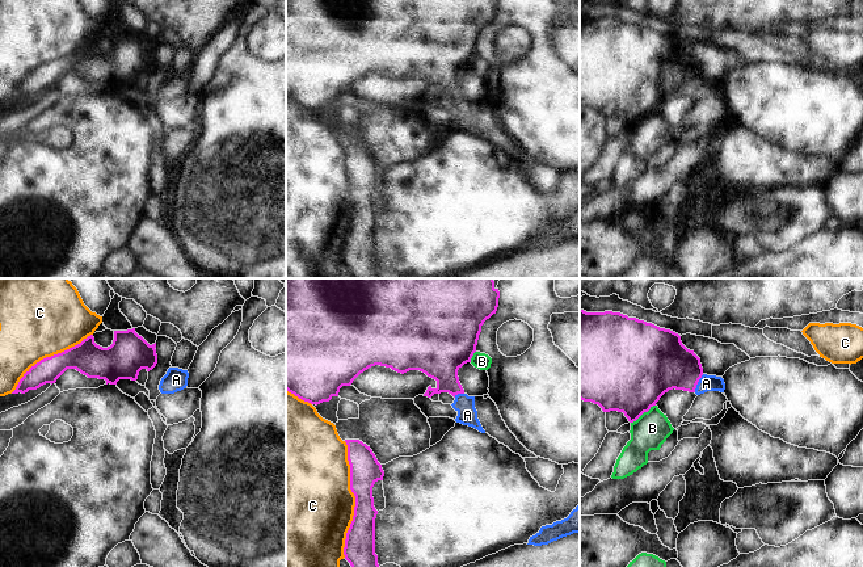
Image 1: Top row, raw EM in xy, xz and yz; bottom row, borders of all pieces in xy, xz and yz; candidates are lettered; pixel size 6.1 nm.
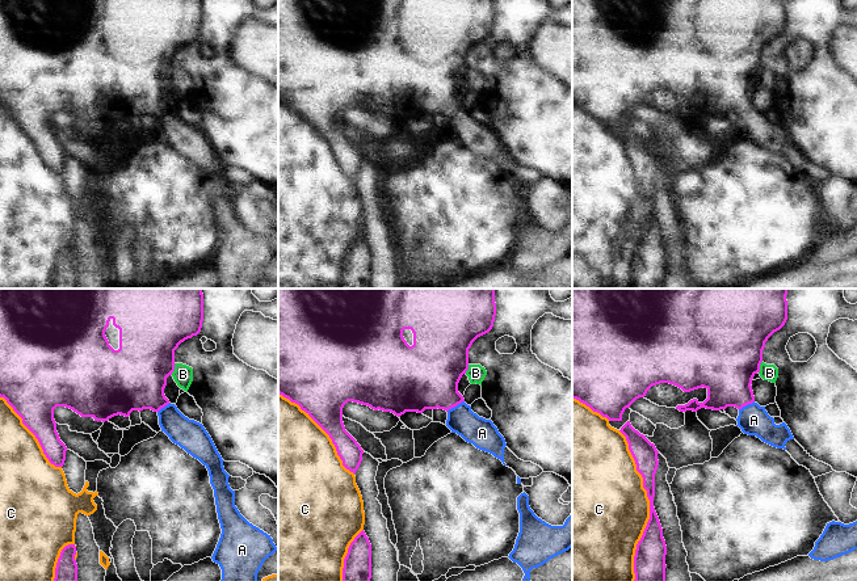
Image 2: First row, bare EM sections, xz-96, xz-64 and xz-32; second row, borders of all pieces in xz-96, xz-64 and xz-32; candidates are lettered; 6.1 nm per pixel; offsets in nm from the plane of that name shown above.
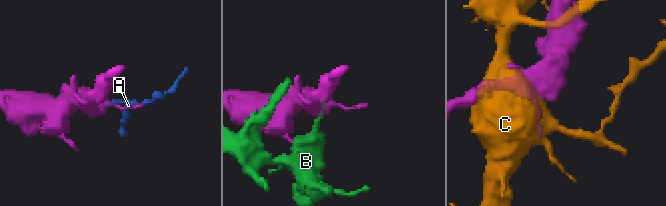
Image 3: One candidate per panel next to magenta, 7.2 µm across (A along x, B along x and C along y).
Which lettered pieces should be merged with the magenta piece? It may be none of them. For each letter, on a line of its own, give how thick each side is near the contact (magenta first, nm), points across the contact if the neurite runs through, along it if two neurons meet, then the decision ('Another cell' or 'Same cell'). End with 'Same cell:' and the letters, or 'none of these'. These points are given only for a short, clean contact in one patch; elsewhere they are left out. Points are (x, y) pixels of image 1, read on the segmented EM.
A: Thickness 340 nm (magenta) against 100 nm. Path across: yz (662, 362), (680, 368), (697, 383), (706, 383). Same cell
B: Thickness 480 nm (magenta) against 220 nm. Another cell
C: Thickness 190 nm (magenta) against 460 nm. Another cell
Same cell: A.

